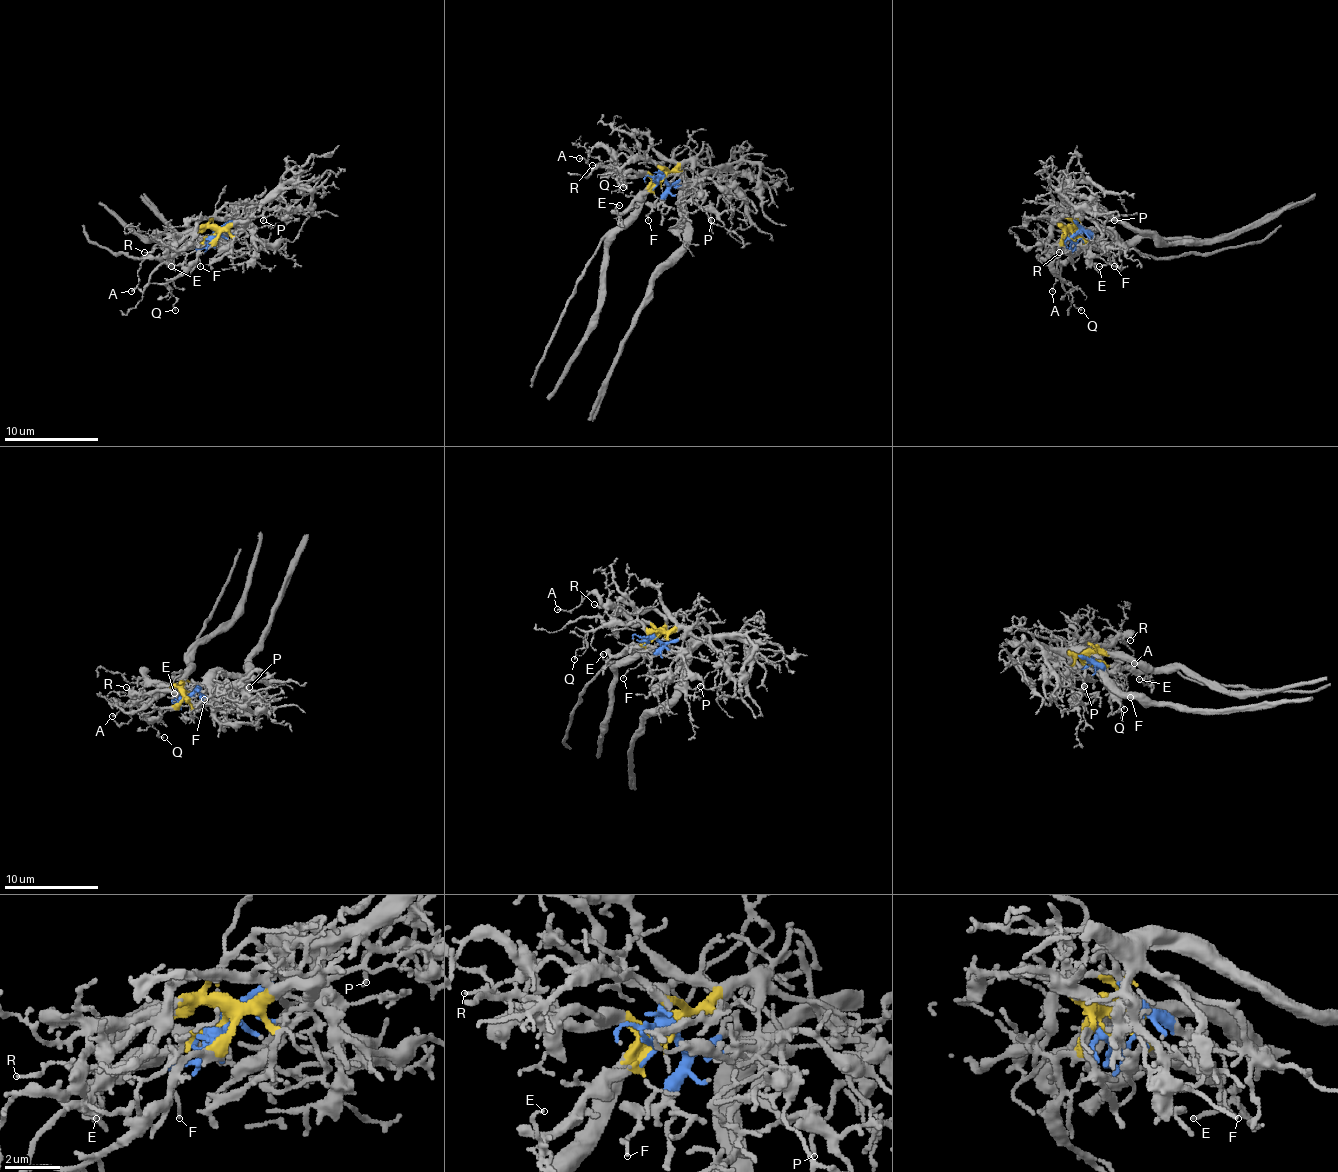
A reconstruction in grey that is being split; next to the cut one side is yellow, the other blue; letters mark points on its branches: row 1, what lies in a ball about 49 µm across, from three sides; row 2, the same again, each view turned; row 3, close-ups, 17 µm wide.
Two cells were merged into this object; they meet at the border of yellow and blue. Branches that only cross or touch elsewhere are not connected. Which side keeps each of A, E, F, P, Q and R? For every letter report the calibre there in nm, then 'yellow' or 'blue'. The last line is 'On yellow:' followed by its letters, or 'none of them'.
A: 120 nm thick; yellow
E: 110 nm thick; yellow
F: 90 nm thick; blue
P: 120 nm thick; blue
Q: 100 nm thick; yellow
R: 100 nm thick; yellow
On yellow: A, E, Q, R

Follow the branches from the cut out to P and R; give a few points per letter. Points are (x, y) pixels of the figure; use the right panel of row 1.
P: (1073, 238), (1080, 226), (1073, 207), (1065, 200), (1075, 193), (1087, 195), (1115, 221)
R: (1073, 240), (1068, 228), (1068, 233), (1054, 247), (1058, 252)

